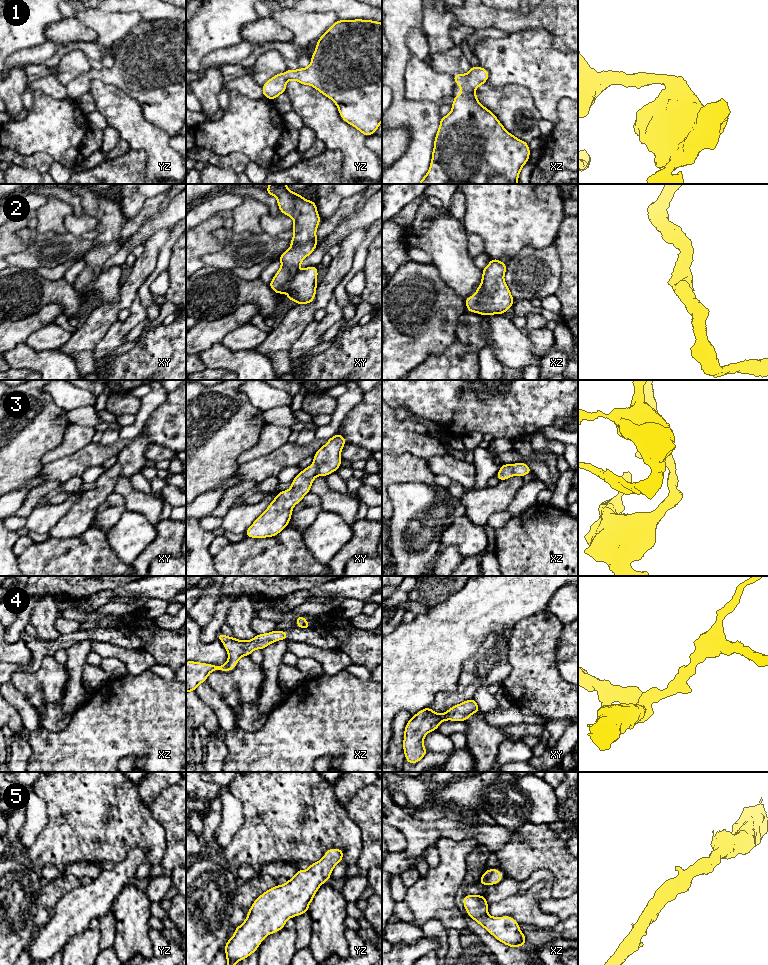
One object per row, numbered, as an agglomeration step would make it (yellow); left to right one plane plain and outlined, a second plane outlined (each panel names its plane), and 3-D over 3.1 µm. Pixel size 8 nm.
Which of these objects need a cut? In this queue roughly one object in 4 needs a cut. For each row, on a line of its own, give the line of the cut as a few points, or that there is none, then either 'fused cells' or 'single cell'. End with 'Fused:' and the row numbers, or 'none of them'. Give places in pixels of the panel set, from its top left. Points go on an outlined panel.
1: no cut | single cell
2: no cut | single cell
3: no cut | single cell
4: no cut | single cell
5: no cut | single cell
Fused: none of them

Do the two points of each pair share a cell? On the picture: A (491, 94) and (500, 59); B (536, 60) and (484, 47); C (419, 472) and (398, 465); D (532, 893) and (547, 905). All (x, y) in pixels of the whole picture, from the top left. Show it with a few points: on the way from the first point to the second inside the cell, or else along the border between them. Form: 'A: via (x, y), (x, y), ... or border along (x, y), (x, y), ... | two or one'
A: border along (486, 82), (492, 86), (516, 85) | two
B: via (523, 59), (506, 59), (497, 56) | one
C: via (414, 469), (403, 468) | one
D: border along (542, 897), (539, 907), (543, 911), (557, 916) | two

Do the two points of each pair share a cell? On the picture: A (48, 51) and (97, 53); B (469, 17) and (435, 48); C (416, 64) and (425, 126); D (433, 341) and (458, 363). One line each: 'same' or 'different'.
A: same
B: different
C: different
D: different

